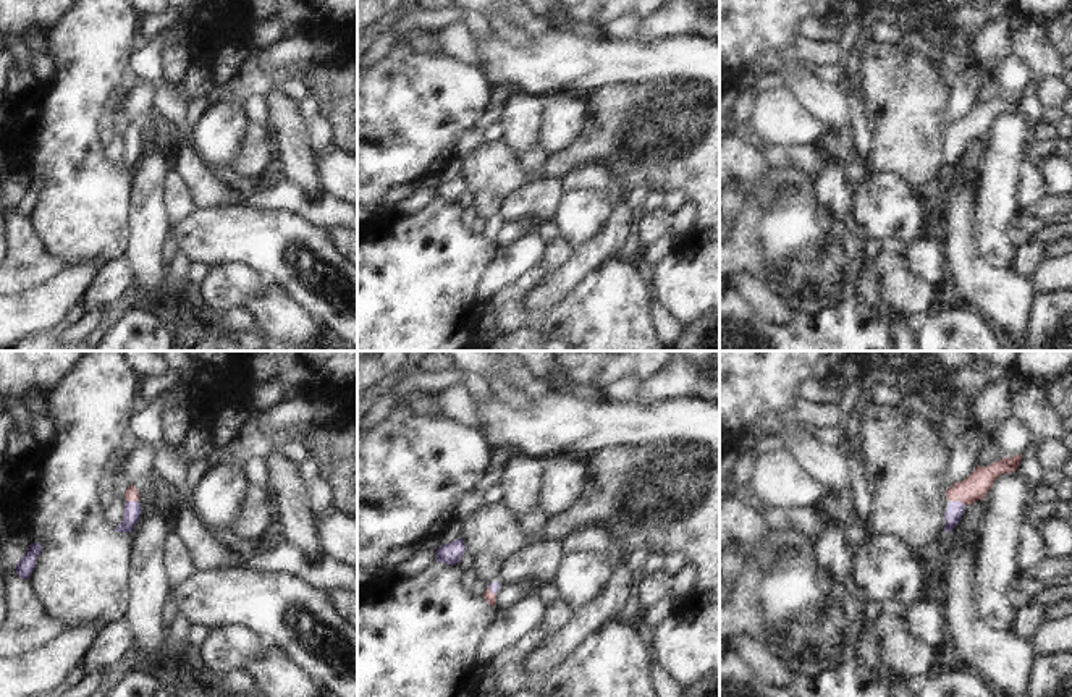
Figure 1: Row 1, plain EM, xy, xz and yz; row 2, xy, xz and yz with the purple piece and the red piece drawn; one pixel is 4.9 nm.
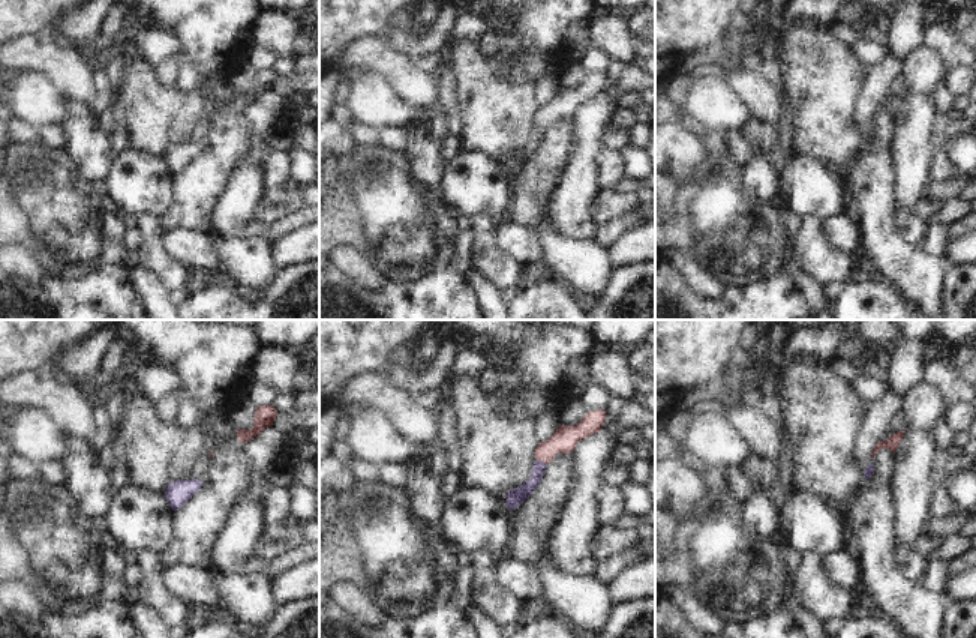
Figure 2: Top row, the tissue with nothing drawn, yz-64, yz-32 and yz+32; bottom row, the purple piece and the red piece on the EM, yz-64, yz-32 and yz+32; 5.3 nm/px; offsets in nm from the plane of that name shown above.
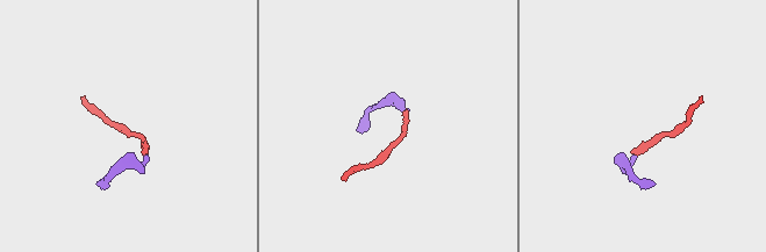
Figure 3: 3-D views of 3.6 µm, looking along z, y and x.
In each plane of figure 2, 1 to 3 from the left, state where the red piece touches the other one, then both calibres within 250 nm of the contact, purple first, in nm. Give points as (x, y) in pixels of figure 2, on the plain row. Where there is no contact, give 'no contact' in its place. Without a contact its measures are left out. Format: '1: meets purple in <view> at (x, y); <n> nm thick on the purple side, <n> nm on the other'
1: no contact
2: meets purple in yz-32 at (541, 125); 100 nm thick on the purple side, 140 nm on the other
3: no contact

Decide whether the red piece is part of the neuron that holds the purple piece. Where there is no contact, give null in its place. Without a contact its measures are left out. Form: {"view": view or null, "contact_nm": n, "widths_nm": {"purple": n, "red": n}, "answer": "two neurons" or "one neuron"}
{"view": "yz", "contact_nm": 80, "widths_nm": {"purple": 90, "red": 120}, "answer": "one neuron"}

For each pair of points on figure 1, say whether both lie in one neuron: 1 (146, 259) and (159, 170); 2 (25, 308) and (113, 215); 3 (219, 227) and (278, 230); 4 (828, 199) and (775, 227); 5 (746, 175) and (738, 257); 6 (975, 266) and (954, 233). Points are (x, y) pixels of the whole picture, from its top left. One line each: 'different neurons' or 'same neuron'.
1: same neuron
2: different neurons
3: same neuron
4: different neurons
5: different neurons
6: same neuron

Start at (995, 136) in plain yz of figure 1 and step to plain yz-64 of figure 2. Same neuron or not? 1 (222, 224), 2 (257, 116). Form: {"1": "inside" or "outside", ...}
{"1": "inside", "2": "inside"}

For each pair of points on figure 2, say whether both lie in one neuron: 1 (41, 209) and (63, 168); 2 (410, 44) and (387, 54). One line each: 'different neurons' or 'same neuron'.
1: same neuron
2: different neurons

